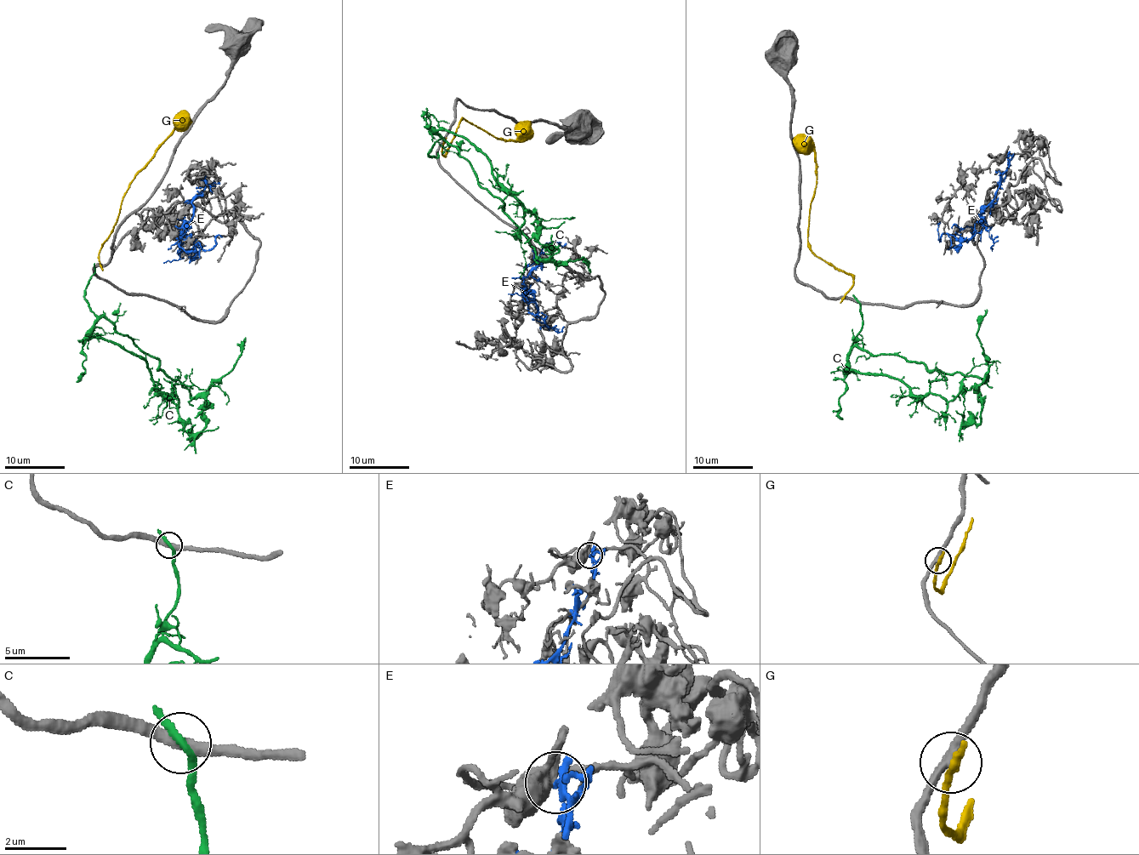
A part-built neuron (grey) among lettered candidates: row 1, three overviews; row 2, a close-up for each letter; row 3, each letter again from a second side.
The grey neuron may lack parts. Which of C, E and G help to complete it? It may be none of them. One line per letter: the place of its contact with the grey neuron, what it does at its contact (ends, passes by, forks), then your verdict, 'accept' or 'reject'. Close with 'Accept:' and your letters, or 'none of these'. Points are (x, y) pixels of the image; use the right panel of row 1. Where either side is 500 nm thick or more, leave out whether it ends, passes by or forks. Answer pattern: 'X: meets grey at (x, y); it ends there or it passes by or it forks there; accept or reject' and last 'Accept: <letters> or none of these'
C: meets grey at (858, 302); it passes by; reject
E: meets grey at (1006, 156); it passes by; reject
G: meets grey at (843, 298); it ends there; reject
Accept: none of these

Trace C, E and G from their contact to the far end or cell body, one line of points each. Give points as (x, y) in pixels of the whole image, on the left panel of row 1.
C: (94, 271), (85, 298), (91, 310), (158, 361), (168, 378), (209, 404), (205, 429), (193, 439), (219, 427)
E: (202, 179), (204, 190), (192, 202), (192, 219), (179, 245), (195, 250), (197, 242), (210, 250), (222, 236)
G: (100, 265), (100, 248), (114, 225), (129, 182), (149, 161), (155, 149), (173, 131), (184, 126), (189, 114)

